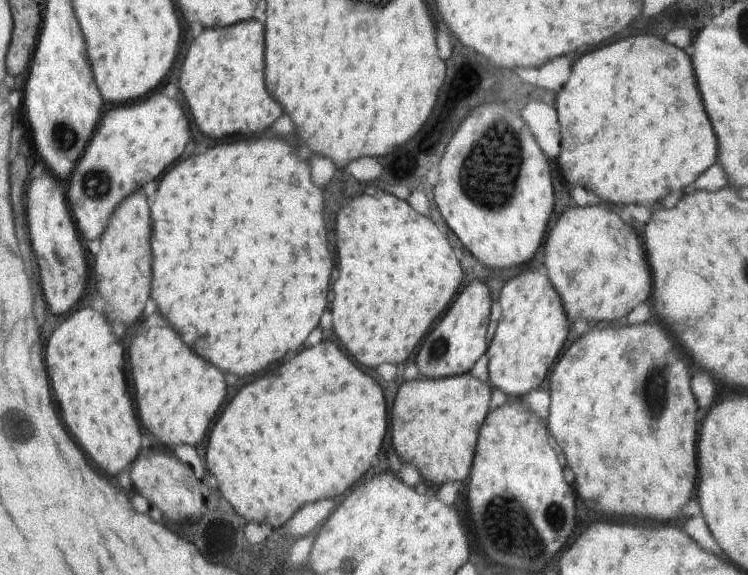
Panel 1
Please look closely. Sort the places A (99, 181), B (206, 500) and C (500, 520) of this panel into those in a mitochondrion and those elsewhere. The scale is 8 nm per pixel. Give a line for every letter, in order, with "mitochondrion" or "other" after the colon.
A: mitochondrion
B: other
C: mitochondrion

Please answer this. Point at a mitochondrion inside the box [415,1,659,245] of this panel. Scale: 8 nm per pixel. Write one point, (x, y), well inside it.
(501, 147)

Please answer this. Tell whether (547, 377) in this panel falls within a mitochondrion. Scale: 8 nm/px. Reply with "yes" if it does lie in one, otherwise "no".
no

